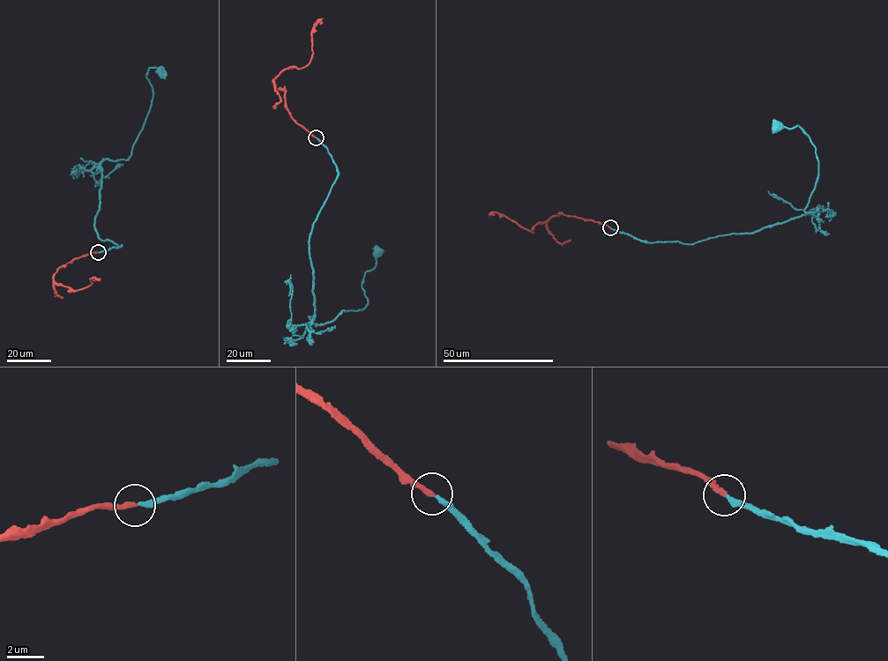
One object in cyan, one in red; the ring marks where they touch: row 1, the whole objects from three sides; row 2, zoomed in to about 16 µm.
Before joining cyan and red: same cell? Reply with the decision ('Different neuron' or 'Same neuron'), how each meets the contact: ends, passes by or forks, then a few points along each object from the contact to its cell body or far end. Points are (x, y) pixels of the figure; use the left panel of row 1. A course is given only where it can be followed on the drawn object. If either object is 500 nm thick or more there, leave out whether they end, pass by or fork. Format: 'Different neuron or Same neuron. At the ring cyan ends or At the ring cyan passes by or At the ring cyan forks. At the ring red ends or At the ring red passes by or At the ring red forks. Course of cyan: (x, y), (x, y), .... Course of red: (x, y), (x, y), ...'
Different neuron. At the ring cyan ends. At the ring red ends. Course of cyan: (98, 252), (121, 245), (103, 241), (95, 227), (100, 165), (128, 159), (150, 108), (147, 70), (161, 70). Course of red: (98, 252), (84, 255), (63, 265), (53, 280), (74, 290), (90, 285), (90, 279), (93, 278), (100, 278)

